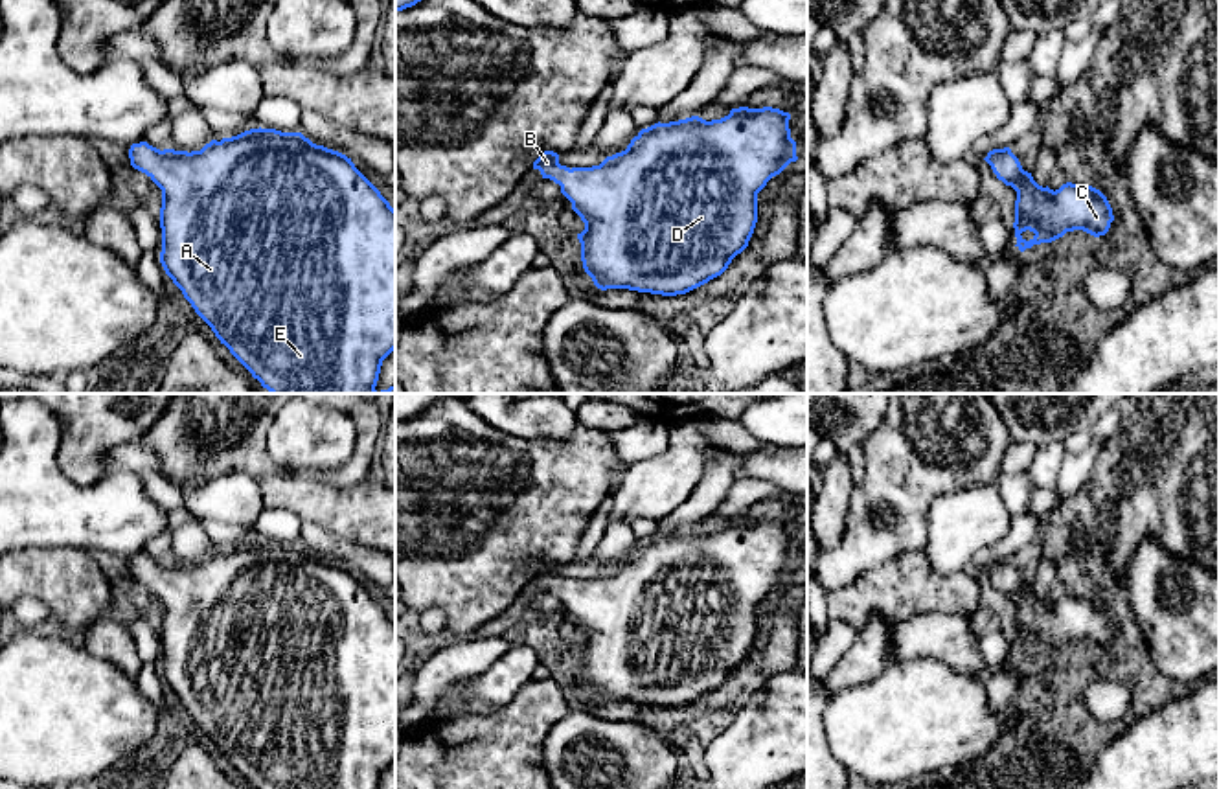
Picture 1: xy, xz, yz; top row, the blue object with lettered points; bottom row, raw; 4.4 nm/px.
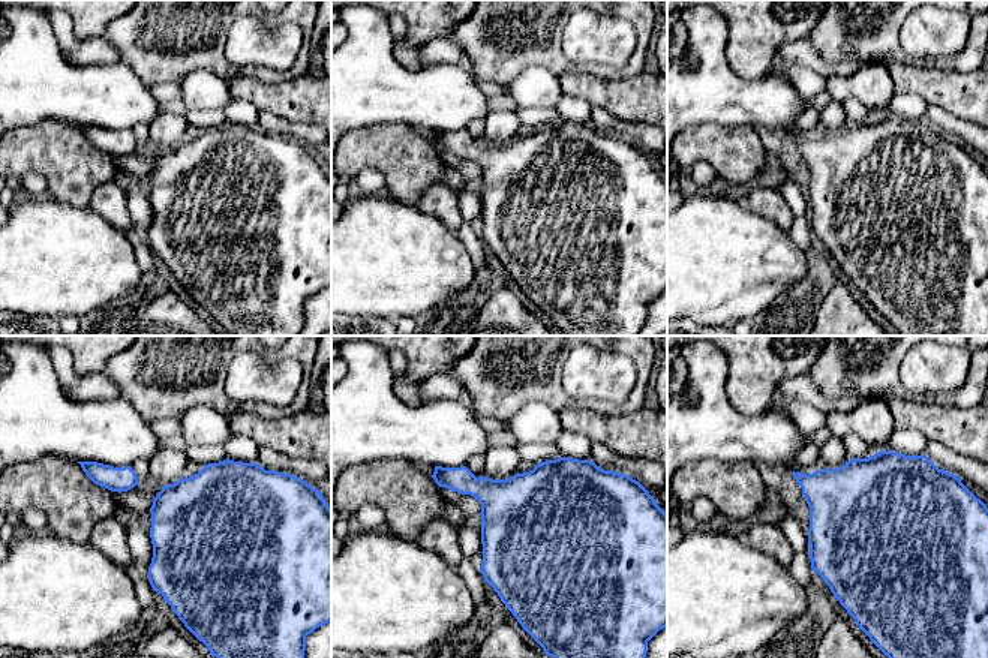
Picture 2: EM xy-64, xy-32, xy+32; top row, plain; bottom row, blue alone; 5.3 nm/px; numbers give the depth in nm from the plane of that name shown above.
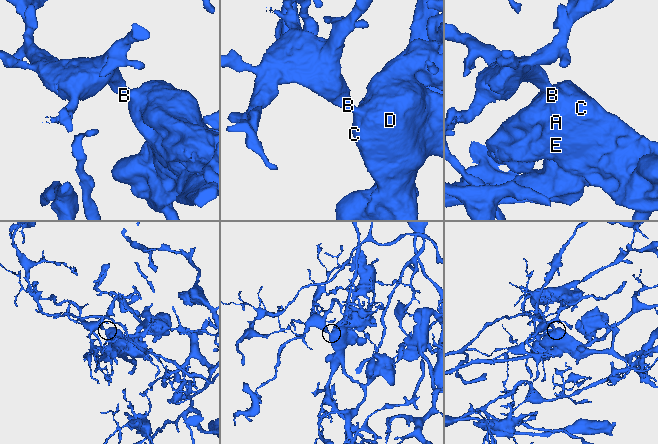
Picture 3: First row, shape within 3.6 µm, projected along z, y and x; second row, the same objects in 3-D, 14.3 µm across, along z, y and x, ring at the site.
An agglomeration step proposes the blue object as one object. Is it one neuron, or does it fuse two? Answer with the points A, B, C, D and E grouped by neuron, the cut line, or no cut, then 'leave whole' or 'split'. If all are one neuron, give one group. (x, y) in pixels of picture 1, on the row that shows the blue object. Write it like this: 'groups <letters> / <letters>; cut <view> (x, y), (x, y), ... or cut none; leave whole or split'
groups A B C D E; cut none; leave whole

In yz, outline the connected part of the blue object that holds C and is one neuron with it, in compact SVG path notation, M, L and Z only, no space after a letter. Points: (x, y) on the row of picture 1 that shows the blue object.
M1009 147L993 149L984 158L998 180L1017 191L1015 237L1024 252L1033 245L1052 243L1066 232L1083 230L1094 237L1105 235L1114 221L1107 197L1092 188L1066 182L1059 189L1039 186L1024 171Z

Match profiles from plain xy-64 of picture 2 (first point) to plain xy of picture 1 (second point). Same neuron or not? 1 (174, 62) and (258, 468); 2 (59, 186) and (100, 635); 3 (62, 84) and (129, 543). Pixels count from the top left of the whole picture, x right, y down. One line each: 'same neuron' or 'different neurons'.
1: same neuron
2: different neurons
3: same neuron

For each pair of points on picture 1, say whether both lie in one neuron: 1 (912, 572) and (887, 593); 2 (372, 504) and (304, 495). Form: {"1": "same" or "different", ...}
{"1": "same", "2": "same"}

